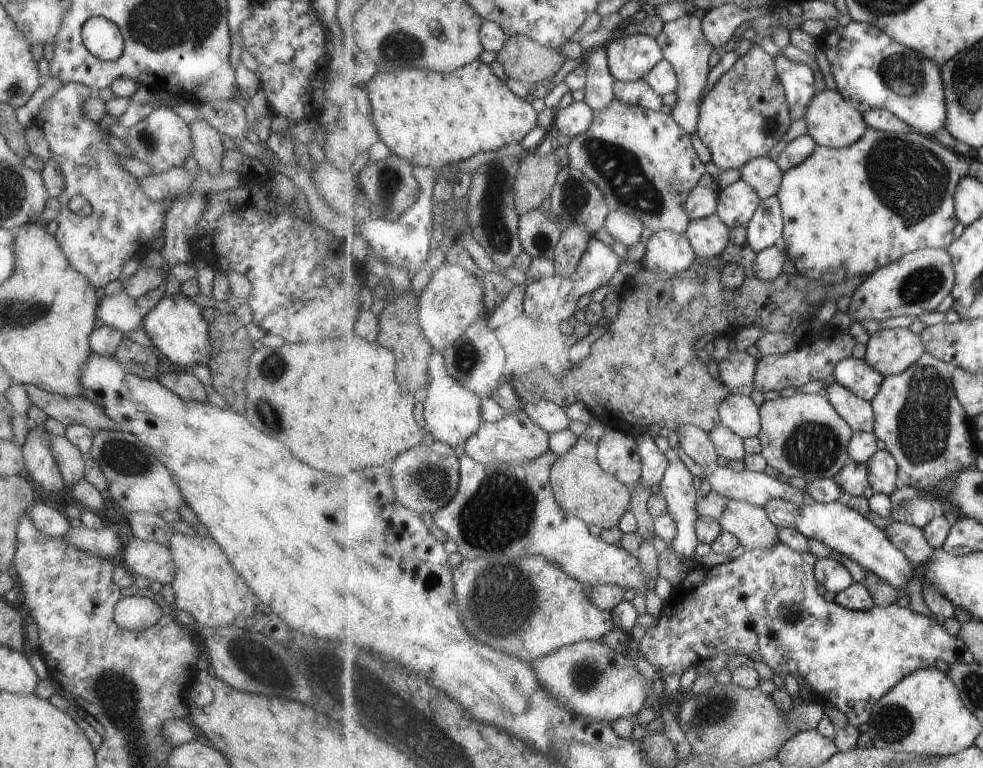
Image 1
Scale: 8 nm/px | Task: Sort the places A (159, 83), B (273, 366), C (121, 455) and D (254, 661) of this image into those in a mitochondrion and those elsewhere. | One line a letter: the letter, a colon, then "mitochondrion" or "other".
A: other
B: mitochondrion
C: mitochondrion
D: mitochondrion

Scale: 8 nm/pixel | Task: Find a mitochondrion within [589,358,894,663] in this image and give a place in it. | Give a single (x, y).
(813, 448)

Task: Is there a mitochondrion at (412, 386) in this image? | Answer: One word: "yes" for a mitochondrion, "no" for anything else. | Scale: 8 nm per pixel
no

